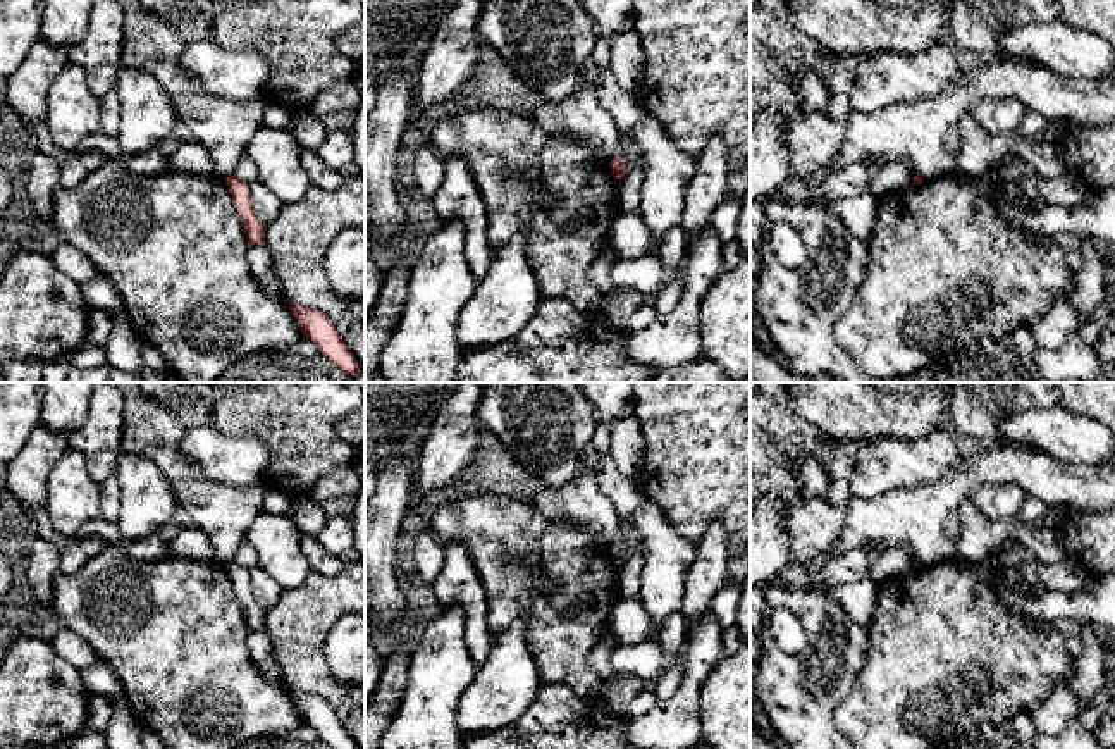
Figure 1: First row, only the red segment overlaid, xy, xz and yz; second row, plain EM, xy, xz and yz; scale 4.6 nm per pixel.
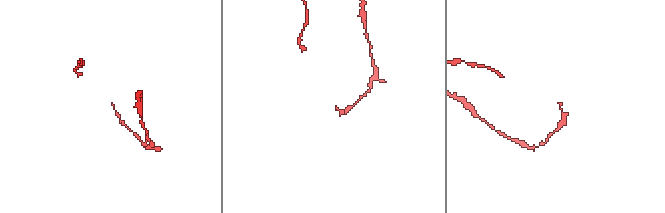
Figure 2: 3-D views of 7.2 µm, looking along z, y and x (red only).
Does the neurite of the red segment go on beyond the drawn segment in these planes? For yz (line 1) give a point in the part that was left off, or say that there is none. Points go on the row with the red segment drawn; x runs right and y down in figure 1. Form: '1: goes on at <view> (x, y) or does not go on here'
1: does not go on here

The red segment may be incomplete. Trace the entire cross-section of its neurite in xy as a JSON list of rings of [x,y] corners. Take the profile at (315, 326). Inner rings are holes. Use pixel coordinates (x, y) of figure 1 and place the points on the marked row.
[[[296,301],[287,303],[303,337],[310,339],[330,363],[351,377],[361,372],[358,360],[323,312]]]

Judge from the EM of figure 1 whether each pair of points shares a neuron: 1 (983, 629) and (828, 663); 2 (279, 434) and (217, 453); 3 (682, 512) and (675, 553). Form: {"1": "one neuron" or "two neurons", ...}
{"1": "two neurons", "2": "two neurons", "3": "two neurons"}

